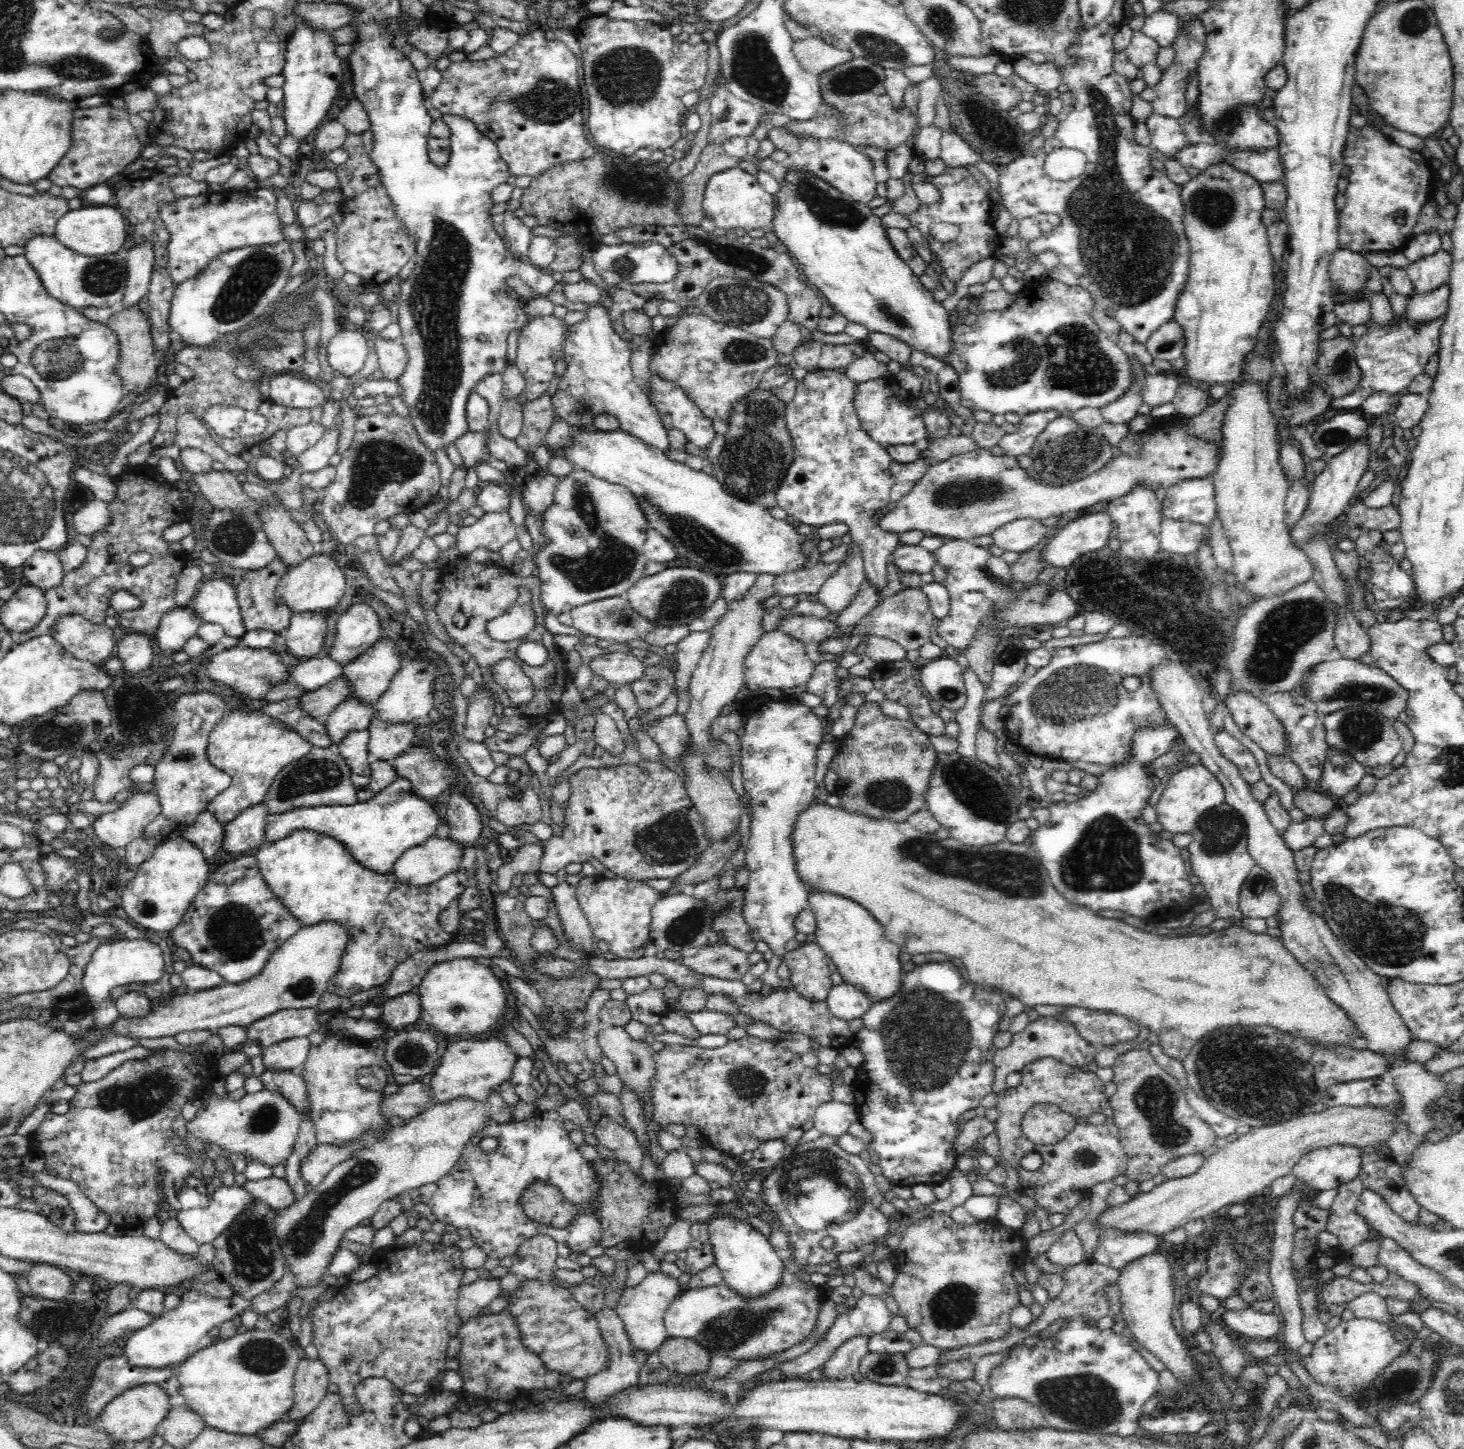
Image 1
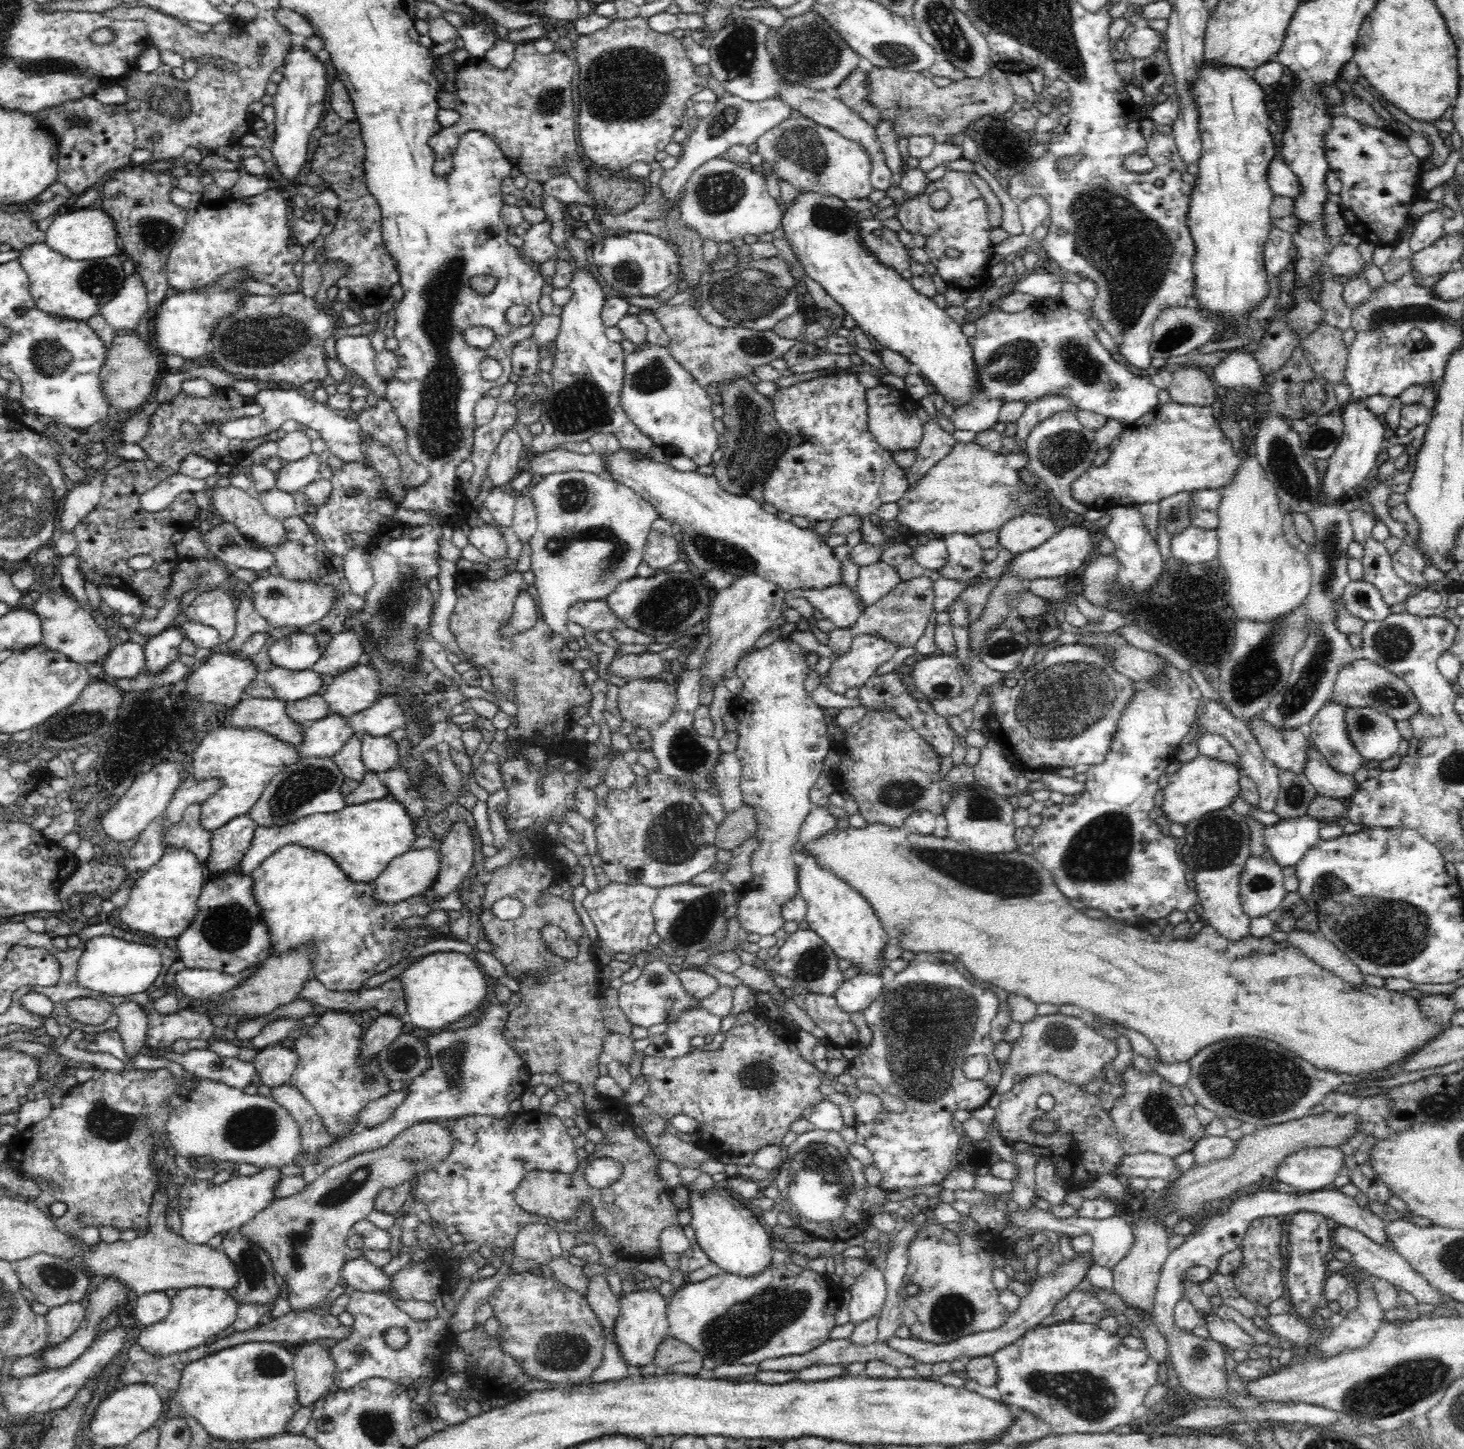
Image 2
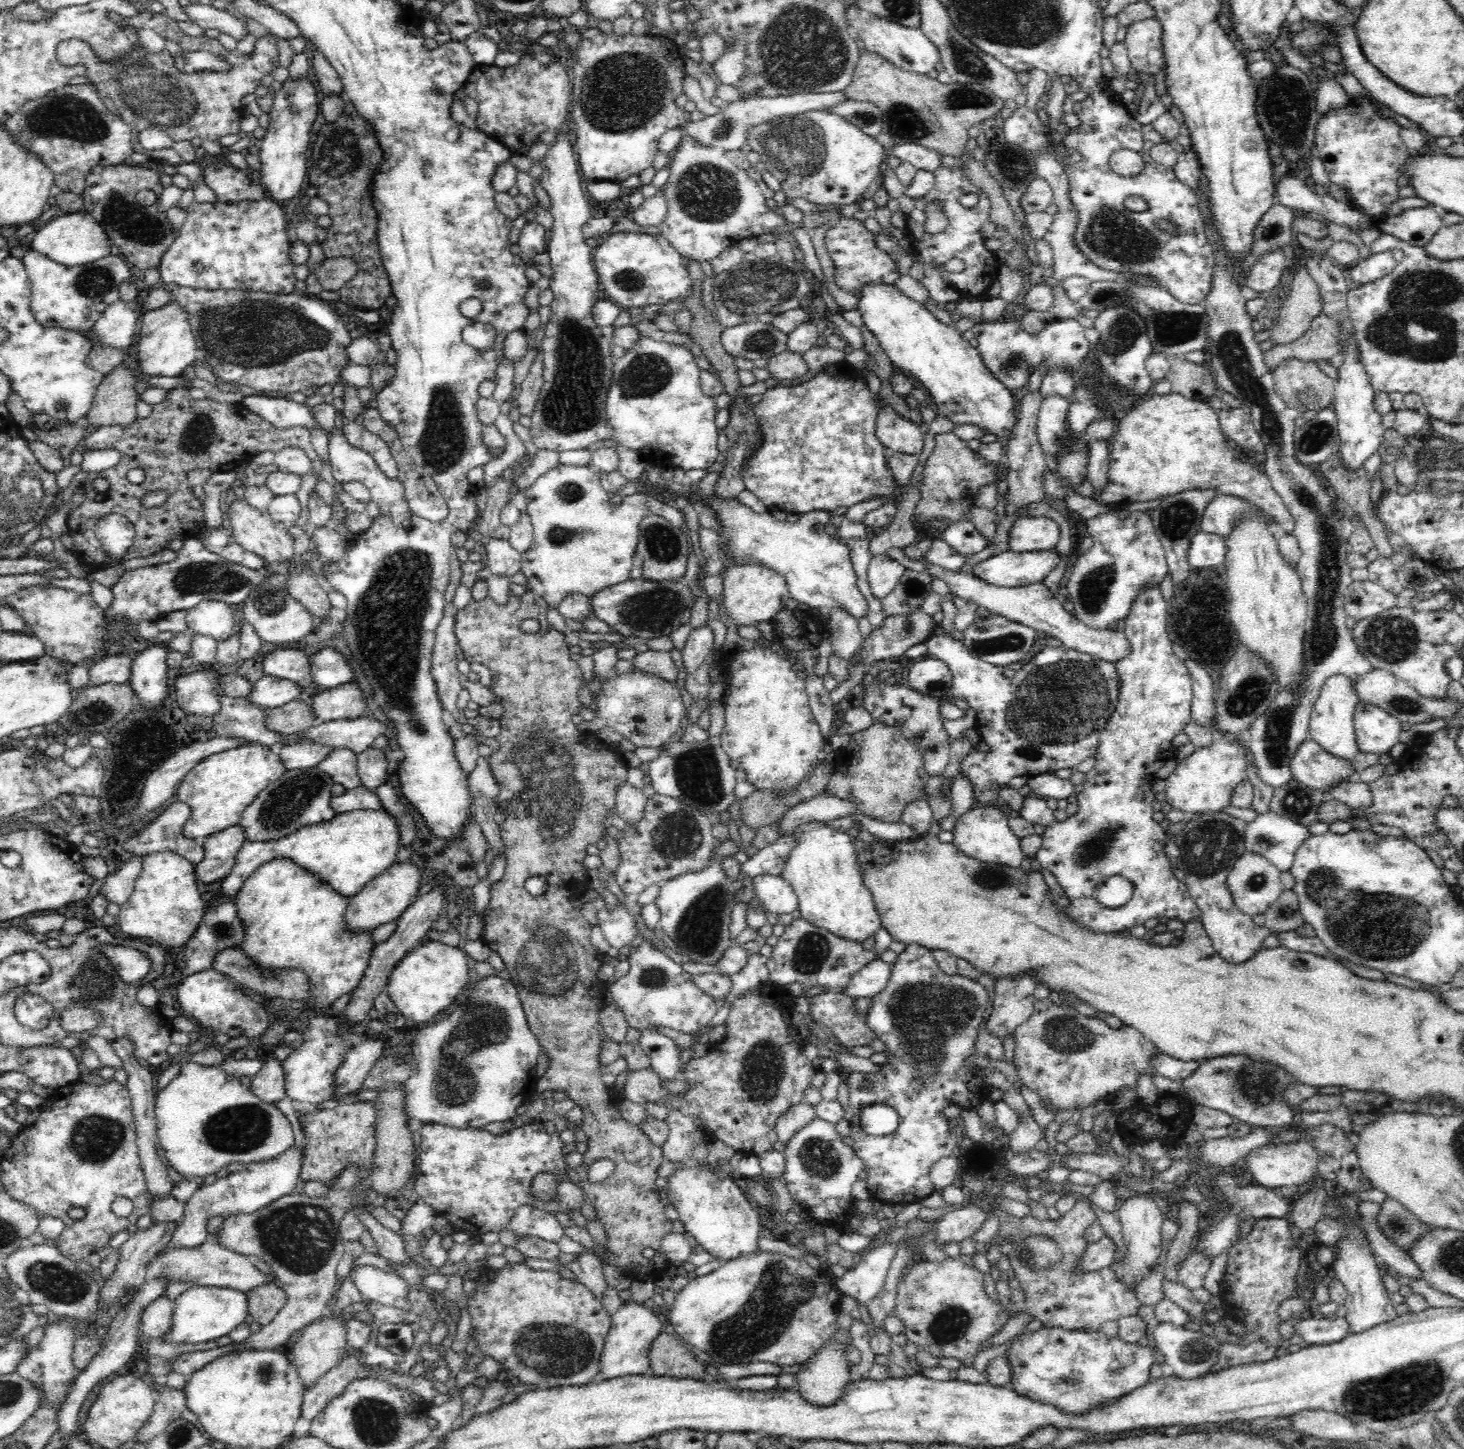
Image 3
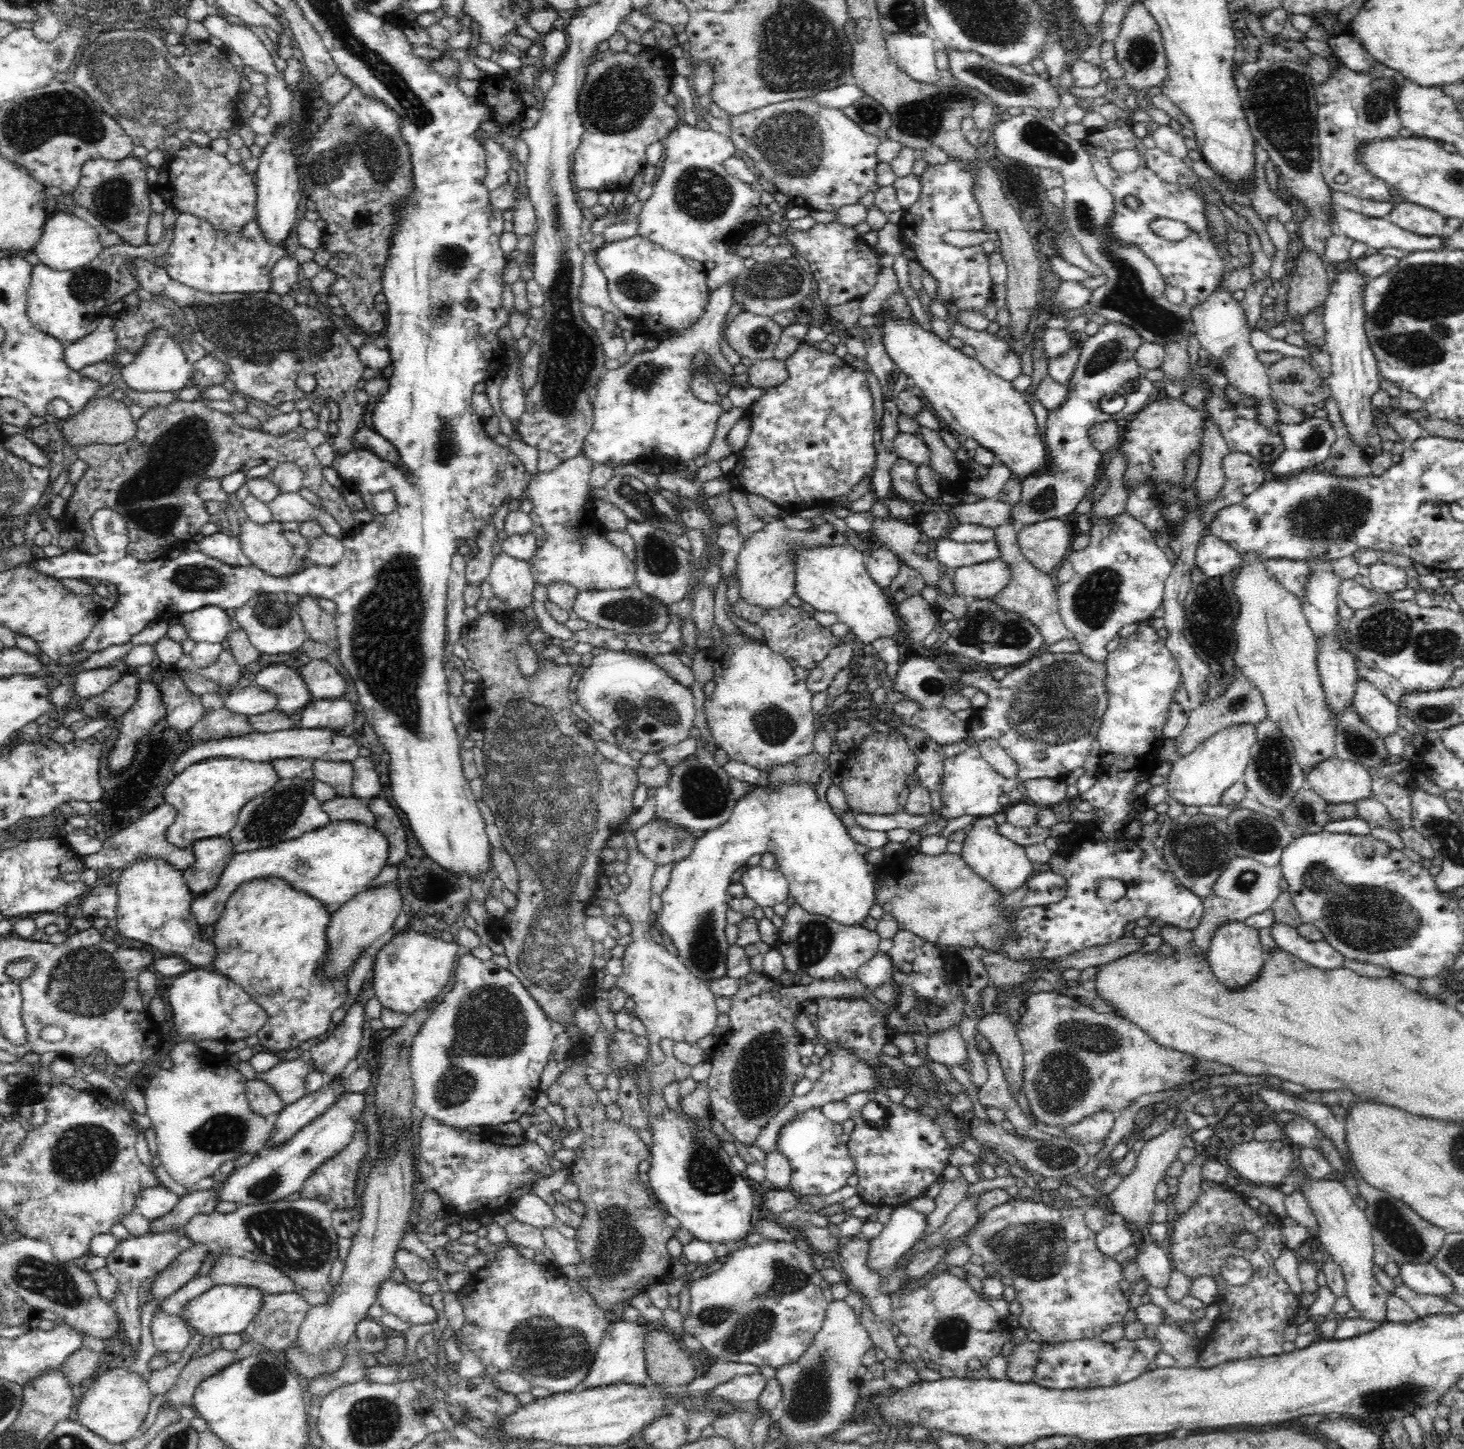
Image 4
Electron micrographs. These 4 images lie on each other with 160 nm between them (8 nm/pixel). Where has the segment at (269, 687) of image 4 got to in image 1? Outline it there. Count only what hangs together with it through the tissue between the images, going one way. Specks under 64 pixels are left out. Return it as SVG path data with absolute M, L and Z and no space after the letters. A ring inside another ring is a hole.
M324 612L294 613L287 626L287 651L297 658L311 659L321 655L328 633L326 618Z

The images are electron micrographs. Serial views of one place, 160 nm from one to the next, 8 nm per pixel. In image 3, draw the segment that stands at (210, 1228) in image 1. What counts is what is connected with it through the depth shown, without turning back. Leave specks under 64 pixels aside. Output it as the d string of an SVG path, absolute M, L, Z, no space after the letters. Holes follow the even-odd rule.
M290 1146L284 1154L264 1162L244 1163L243 1169L217 1178L213 1184L201 1185L190 1200L185 1202L187 1215L174 1230L167 1248L191 1249L206 1242L210 1235L206 1222L214 1216L228 1218L236 1214L252 1214L259 1208L289 1195L298 1182L303 1160L303 1147Z

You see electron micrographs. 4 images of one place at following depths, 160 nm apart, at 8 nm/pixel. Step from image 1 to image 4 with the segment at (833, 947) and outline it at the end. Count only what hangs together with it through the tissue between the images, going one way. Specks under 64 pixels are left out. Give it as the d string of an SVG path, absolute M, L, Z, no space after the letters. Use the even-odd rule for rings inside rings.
M782 782L782 788L776 790L776 792L768 792L768 788L754 788L748 796L740 798L738 802L734 804L734 814L730 815L730 818L716 830L708 831L704 833L704 836L697 839L694 851L687 858L681 859L680 862L676 863L672 872L671 878L666 886L666 889L661 893L662 897L662 908L655 915L655 925L663 929L665 938L672 942L676 946L679 957L682 959L682 963L688 966L688 969L696 976L704 981L718 980L727 975L727 954L731 944L726 941L726 928L727 922L727 911L729 909L728 902L732 899L729 895L728 886L731 885L731 876L740 867L745 865L748 859L756 854L762 855L762 852L770 850L774 856L776 856L776 862L778 863L777 871L779 871L789 883L789 897L792 902L797 903L800 907L806 910L808 914L821 915L828 917L828 919L844 926L862 926L862 923L866 921L869 916L870 909L874 906L876 901L876 893L874 889L874 883L876 880L875 870L876 866L866 862L863 856L860 856L856 852L856 842L852 839L852 836L847 830L847 825L844 825L844 821L838 818L832 808L828 808L826 804L822 804L814 792L812 786L808 786L808 782Z

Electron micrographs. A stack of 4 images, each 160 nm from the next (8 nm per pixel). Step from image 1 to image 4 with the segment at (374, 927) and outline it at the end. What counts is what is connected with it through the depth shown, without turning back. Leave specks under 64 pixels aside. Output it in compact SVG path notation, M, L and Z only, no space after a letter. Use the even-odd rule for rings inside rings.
M271 878L268 881L252 881L248 882L240 887L230 896L225 910L222 912L220 919L214 924L216 930L213 931L212 941L217 948L217 957L213 960L214 968L218 968L218 974L221 977L228 976L229 981L236 982L238 986L246 990L252 1000L257 1002L268 1013L268 1020L266 1020L264 1026L256 1032L256 1036L259 1038L259 1044L267 1048L265 1050L272 1050L274 1053L282 1055L284 1052L291 1050L294 1047L298 1047L300 1042L304 1040L310 1040L310 1038L318 1038L322 1034L327 1034L331 1029L331 1016L332 1012L343 1006L343 1002L348 996L348 977L350 974L344 974L342 978L336 978L335 981L328 982L321 975L322 960L324 960L325 951L328 947L325 946L325 934L328 928L328 924L331 921L331 916L325 906L322 906L320 902L314 898L309 897L308 894L301 893L300 890L294 890L292 886L286 885L284 881L278 881L277 878Z

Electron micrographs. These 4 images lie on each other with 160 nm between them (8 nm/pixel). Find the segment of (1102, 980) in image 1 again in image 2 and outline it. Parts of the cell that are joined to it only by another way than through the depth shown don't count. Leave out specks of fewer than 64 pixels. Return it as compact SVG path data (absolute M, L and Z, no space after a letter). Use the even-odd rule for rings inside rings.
M870 824L866 828L832 828L828 834L808 842L802 852L804 855L816 856L816 863L828 871L832 871L836 877L844 880L852 889L862 894L868 901L875 914L878 916L881 925L889 938L889 943L900 946L902 950L909 950L915 953L936 953L950 952L962 964L966 966L968 974L974 979L988 986L1003 988L1009 994L1019 994L1029 998L1034 1004L1074 1004L1080 1006L1085 1015L1110 1018L1120 1025L1126 1025L1129 1029L1136 1030L1148 1039L1156 1047L1159 1060L1166 1064L1174 1062L1189 1062L1189 1060L1205 1046L1213 1042L1222 1041L1225 1038L1238 1036L1260 1036L1274 1040L1292 1052L1296 1052L1300 1058L1308 1060L1320 1070L1328 1070L1330 1073L1344 1074L1344 1076L1362 1076L1370 1078L1372 1073L1382 1073L1390 1065L1406 1061L1422 1045L1435 1040L1446 1030L1446 1024L1435 1022L1434 1018L1427 1018L1426 1014L1419 1009L1419 1003L1407 991L1394 992L1384 987L1374 986L1349 986L1344 979L1334 975L1332 971L1324 969L1316 961L1308 958L1296 946L1292 946L1286 939L1277 942L1271 937L1258 938L1252 935L1244 937L1240 941L1228 941L1220 936L1212 925L1203 927L1192 940L1174 939L1172 936L1153 936L1141 927L1133 927L1121 922L1108 919L1088 918L1081 914L1080 910L1072 907L1053 882L1052 876L1040 862L1033 858L1033 854L1024 854L1018 849L1011 853L1004 854L982 854L960 845L950 838L936 838L934 835L923 836L915 834L906 826L893 828L884 824Z

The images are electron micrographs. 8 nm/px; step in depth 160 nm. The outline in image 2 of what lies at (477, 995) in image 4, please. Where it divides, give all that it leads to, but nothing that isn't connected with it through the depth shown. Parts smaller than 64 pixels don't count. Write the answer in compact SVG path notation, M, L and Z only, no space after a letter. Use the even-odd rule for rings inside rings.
M498 1000L488 1004L478 1024L470 1024L470 1028L458 1028L456 1032L442 1029L442 1032L436 1032L430 1038L426 1036L426 1044L430 1050L429 1069L406 1083L404 1102L388 1120L376 1128L362 1129L351 1136L342 1136L328 1145L327 1149L320 1150L314 1162L316 1169L323 1171L357 1154L382 1148L413 1124L453 1121L466 1116L506 1117L510 1102L520 1099L531 1085L529 1082L533 1072L527 1070L522 1053L516 1051L504 1038L503 1032L509 1014L496 1001Z

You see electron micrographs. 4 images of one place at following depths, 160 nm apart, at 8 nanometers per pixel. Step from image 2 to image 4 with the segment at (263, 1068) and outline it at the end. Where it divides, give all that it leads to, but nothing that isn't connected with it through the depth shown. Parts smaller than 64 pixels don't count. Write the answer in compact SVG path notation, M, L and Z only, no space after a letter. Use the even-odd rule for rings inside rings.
M262 1079L249 1080L245 1089L251 1110L259 1116L278 1115L285 1108L285 1102Z

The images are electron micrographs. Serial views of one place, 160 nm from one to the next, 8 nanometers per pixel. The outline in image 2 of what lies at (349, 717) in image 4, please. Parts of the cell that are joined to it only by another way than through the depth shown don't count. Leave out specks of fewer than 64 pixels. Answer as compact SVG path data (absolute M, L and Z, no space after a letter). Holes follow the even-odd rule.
M372 664L356 665L334 677L332 684L321 691L328 710L342 717L351 717L372 706L380 696L380 676Z

